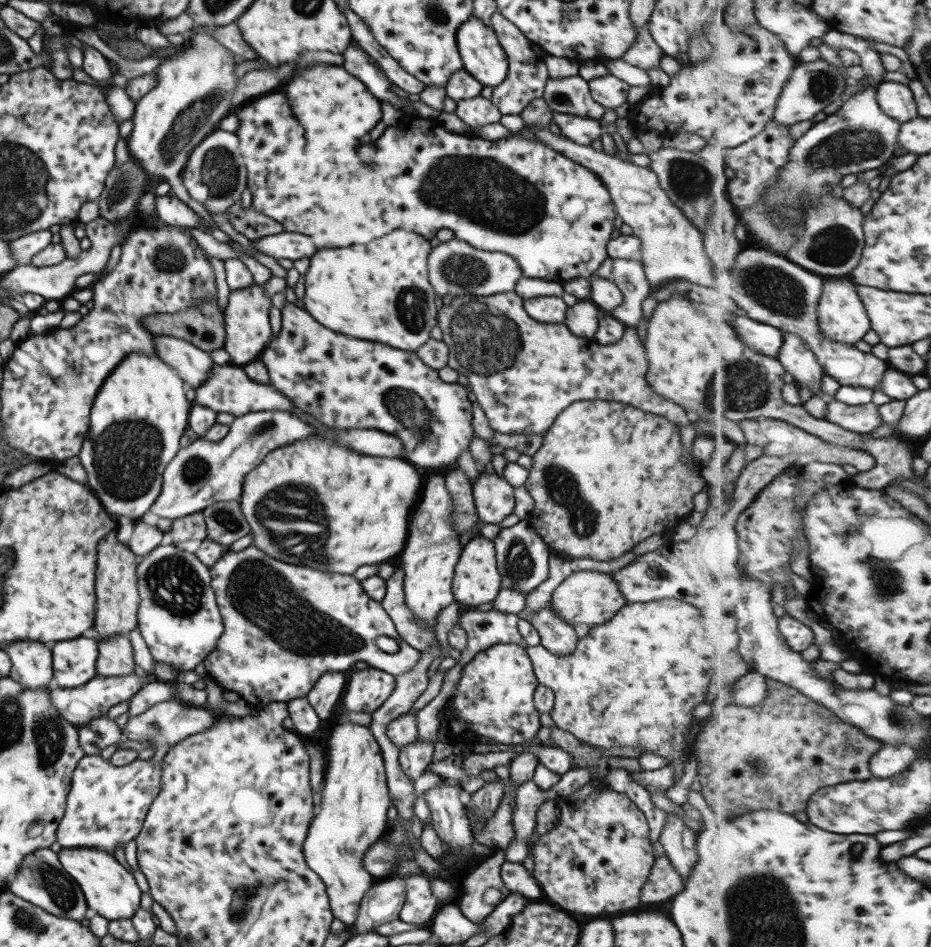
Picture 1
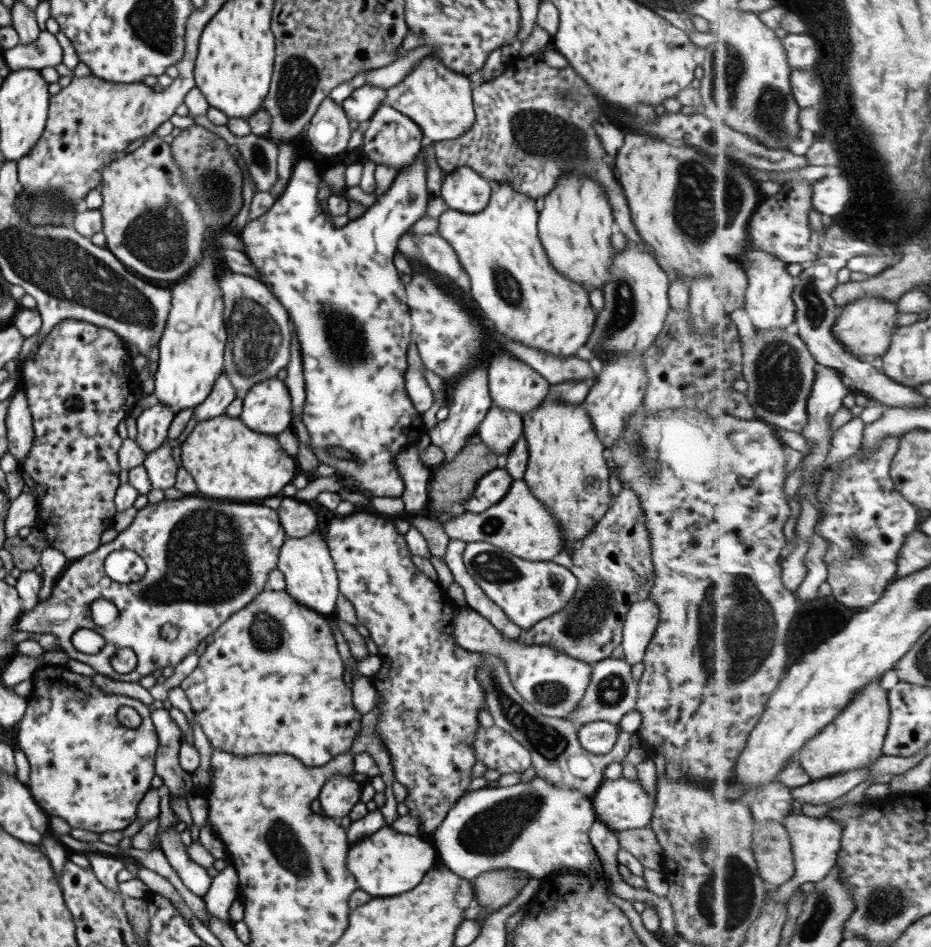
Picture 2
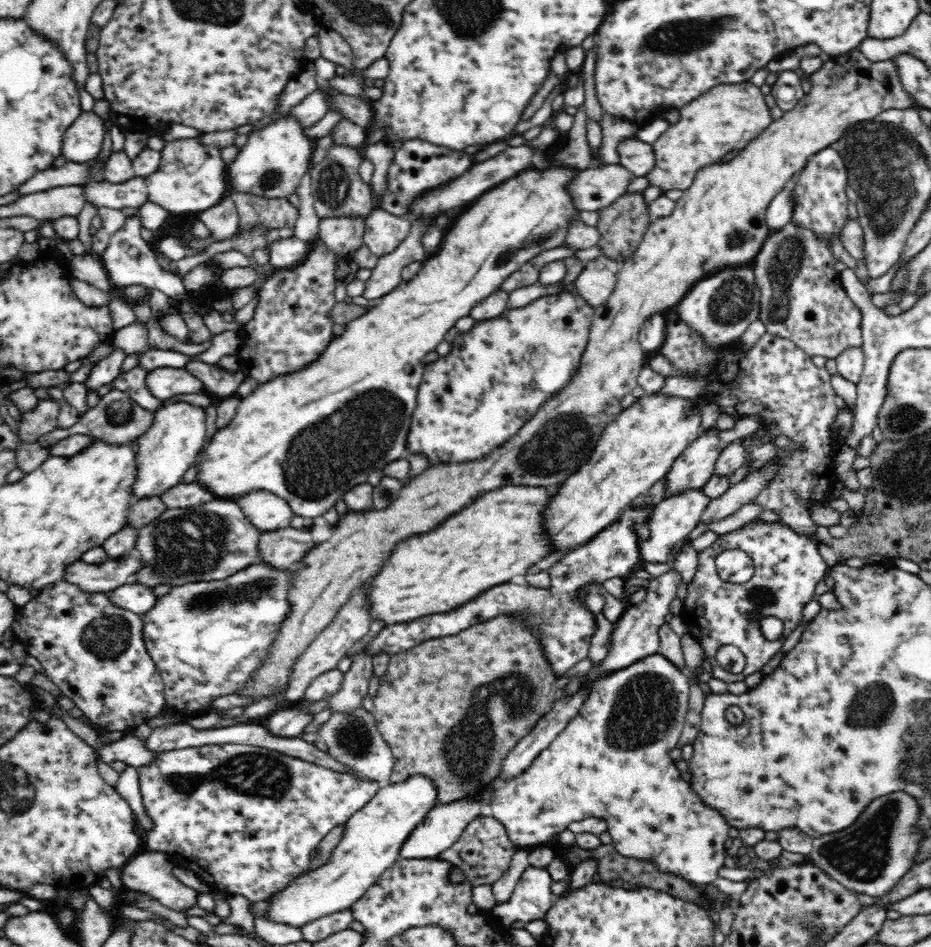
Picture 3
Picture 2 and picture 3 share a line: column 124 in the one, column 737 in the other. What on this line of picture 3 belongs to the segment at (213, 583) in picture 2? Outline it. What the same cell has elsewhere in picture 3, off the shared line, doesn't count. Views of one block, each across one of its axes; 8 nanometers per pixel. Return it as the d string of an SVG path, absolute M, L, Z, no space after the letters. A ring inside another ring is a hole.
M754 518L752 522L736 528L728 534L720 534L712 546L698 553L698 568L687 584L687 595L683 600L681 618L688 625L692 638L706 650L706 657L714 671L713 678L726 683L742 682L760 670L784 648L793 630L802 622L804 607L814 600L816 585L829 574L830 566L819 551L819 541L812 536L796 532L781 520L764 521ZM725 550L743 550L753 560L754 574L742 584L724 582L715 565L716 556ZM775 616L785 624L778 640L768 640L760 628L761 618ZM721 647L738 647L746 657L746 667L741 674L726 671L717 662Z

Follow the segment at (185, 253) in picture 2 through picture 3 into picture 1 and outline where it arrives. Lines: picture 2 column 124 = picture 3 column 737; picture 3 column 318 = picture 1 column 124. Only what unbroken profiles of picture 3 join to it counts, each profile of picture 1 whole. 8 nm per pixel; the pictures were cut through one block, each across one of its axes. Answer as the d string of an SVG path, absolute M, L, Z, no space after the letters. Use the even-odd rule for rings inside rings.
M116 529L110 530L97 543L97 570L95 570L95 614L93 628L99 635L98 643L113 635L128 634L136 627L139 595L135 576L135 555L125 543L117 541Z

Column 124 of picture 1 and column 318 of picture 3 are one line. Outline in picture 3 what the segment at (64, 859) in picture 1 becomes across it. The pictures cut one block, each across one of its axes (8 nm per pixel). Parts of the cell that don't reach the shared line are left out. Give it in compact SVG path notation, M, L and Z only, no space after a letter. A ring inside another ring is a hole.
M415 774L403 782L383 784L378 794L347 820L344 835L329 862L298 875L286 889L274 893L264 918L301 928L332 912L350 909L397 861L403 842L438 804L437 796L436 781L425 774Z

